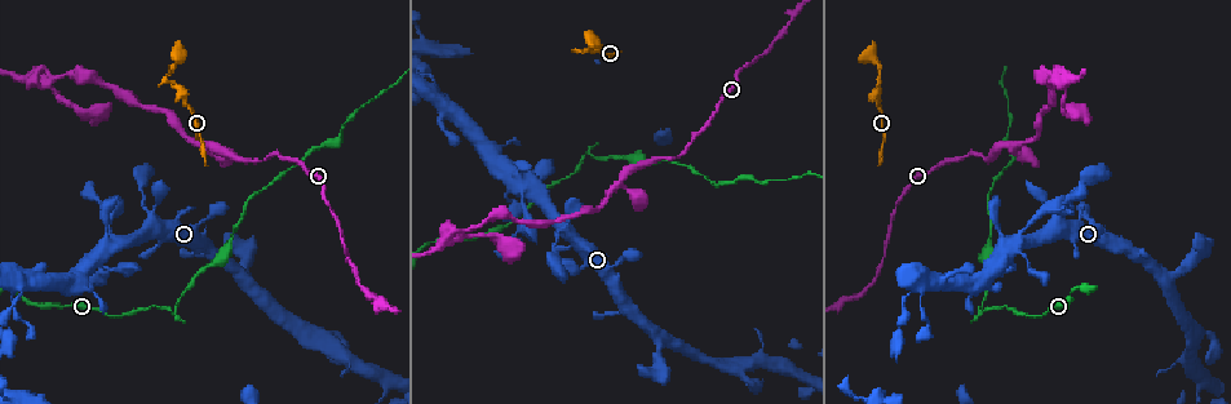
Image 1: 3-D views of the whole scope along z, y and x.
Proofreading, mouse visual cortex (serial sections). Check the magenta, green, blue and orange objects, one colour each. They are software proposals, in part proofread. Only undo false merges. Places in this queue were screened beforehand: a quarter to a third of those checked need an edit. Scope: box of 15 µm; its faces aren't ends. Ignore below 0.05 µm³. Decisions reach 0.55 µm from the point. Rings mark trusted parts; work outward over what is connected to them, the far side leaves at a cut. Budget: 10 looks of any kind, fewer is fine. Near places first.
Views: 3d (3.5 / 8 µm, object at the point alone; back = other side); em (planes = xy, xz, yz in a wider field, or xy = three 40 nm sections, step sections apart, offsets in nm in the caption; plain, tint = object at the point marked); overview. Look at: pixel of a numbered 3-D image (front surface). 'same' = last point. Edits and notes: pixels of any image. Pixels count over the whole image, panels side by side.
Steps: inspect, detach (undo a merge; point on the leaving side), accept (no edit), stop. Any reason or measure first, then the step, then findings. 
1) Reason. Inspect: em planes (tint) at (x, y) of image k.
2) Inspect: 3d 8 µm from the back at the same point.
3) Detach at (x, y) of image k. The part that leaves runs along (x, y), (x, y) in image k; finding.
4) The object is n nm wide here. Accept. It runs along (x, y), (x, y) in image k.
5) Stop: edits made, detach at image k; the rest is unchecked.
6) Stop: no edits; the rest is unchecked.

Inspect: 3d 3.5 µm at (172, 70) of image 1.

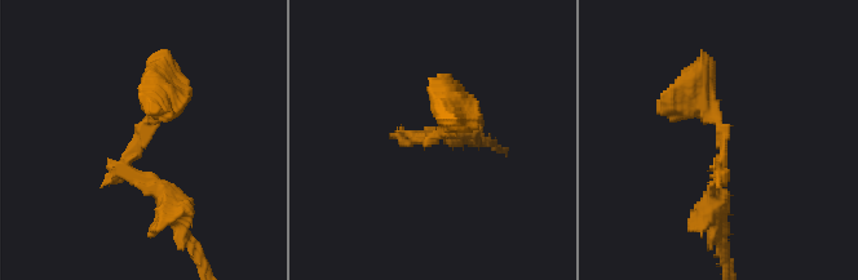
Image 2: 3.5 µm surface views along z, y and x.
The arms are 300, 350 nm wide; need the tissue. Inspect: em planes (tint) at (722, 147) of image 2.

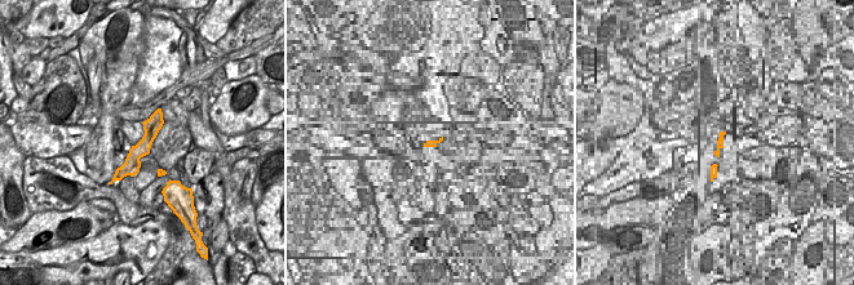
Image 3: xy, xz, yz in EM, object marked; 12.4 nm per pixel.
Detach at (686, 114) of image 2. The part that leaves runs along (721, 141), (698, 101), (702, 49) in image 2; two cells meet here.

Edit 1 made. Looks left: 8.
Inspect: overview.

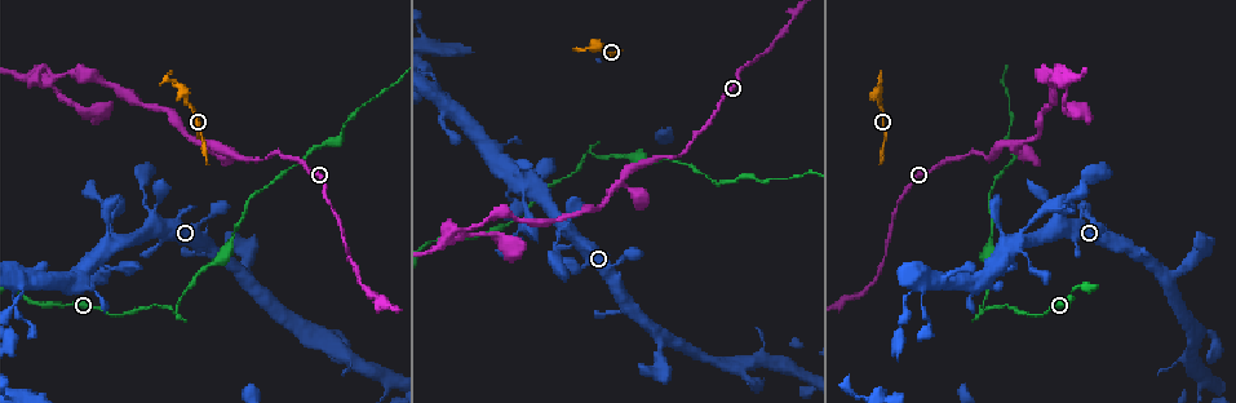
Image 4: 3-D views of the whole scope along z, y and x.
Narrows sharply. Inspect: 3d 8 µm at (430, 243) of image 4.

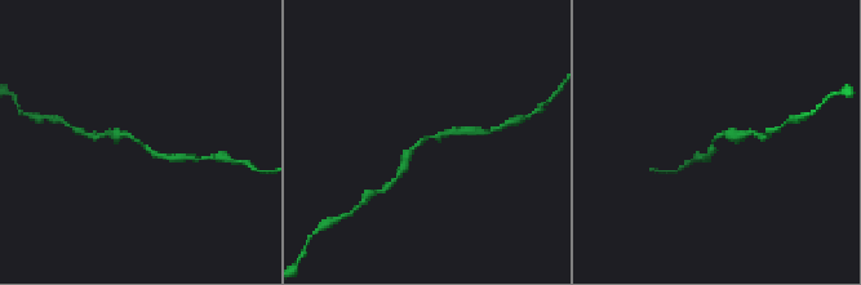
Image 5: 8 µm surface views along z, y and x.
Inspect: 3d 3.5 µm at (713, 140) of image 5.

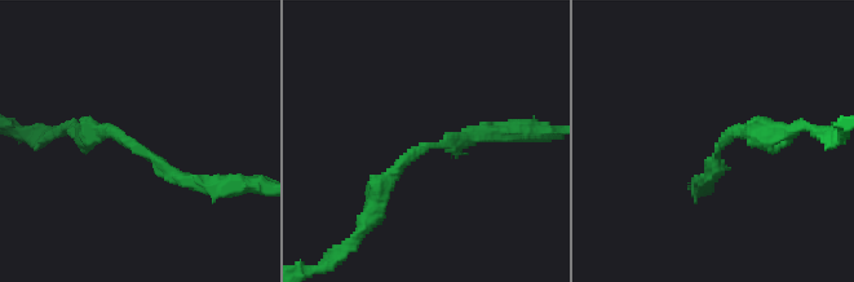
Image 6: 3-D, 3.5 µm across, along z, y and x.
Accept. It runs along (507, 131), (423, 146), (375, 199) in image 6; one cell here.

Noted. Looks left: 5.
Calibre changes. Inspect: 3d 3.5 µm from the back at (110, 226) of image 4.

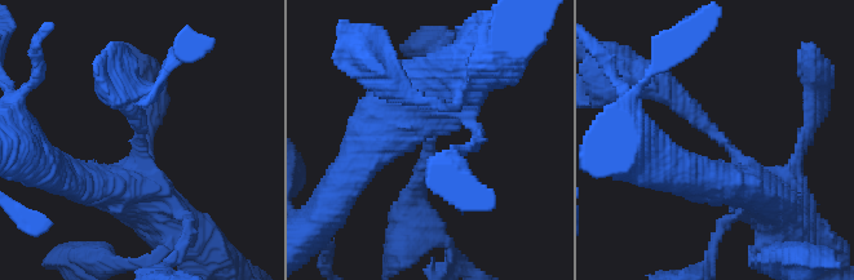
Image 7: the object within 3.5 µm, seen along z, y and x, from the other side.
The arms are 250, 500 nm wide; need the tissue. Inspect: em xy step 5 (tint) at (142, 146) of image 7.

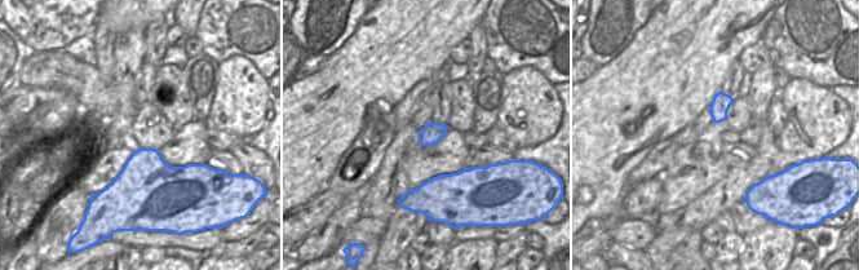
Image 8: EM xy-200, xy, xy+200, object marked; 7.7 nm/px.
Detach at (694, 107) of image 7. The part that leaves runs along (429, 141), (410, 203), (421, 230) in image 7; two cells meet here.

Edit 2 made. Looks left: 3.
Redraw. Inspect: overview.

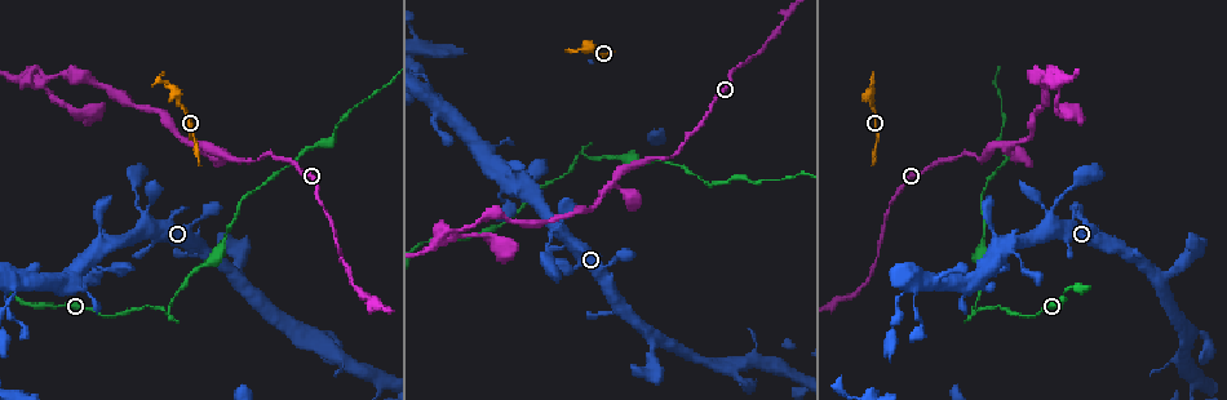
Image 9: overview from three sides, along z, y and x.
Arms part here. Inspect: 3d 3.5 µm from the back at (456, 231) of image 9.

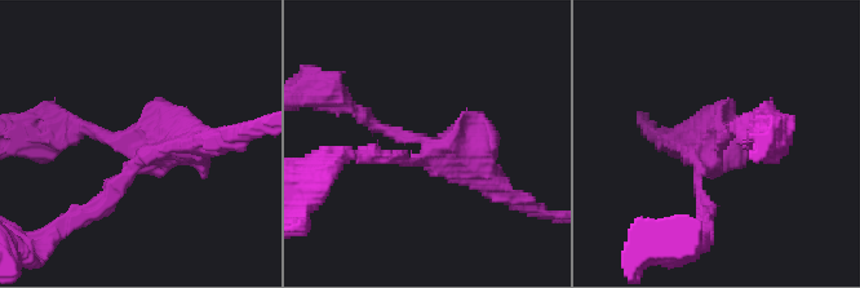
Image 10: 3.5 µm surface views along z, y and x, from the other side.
Inspect: em xy step 2 (tint) at (431, 148) of image 10.

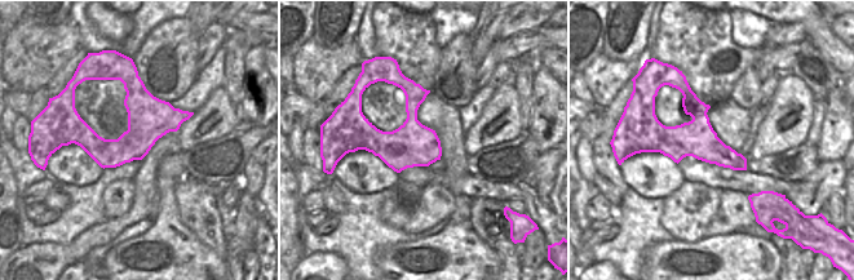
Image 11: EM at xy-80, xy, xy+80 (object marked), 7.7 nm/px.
Accept. It runs along (744, 128), (697, 176), (704, 216) in image 10; continuous, no second cell.

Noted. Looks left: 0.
Stop: edits made, detach at image 2, detach at image 7; the rest is unchecked.

